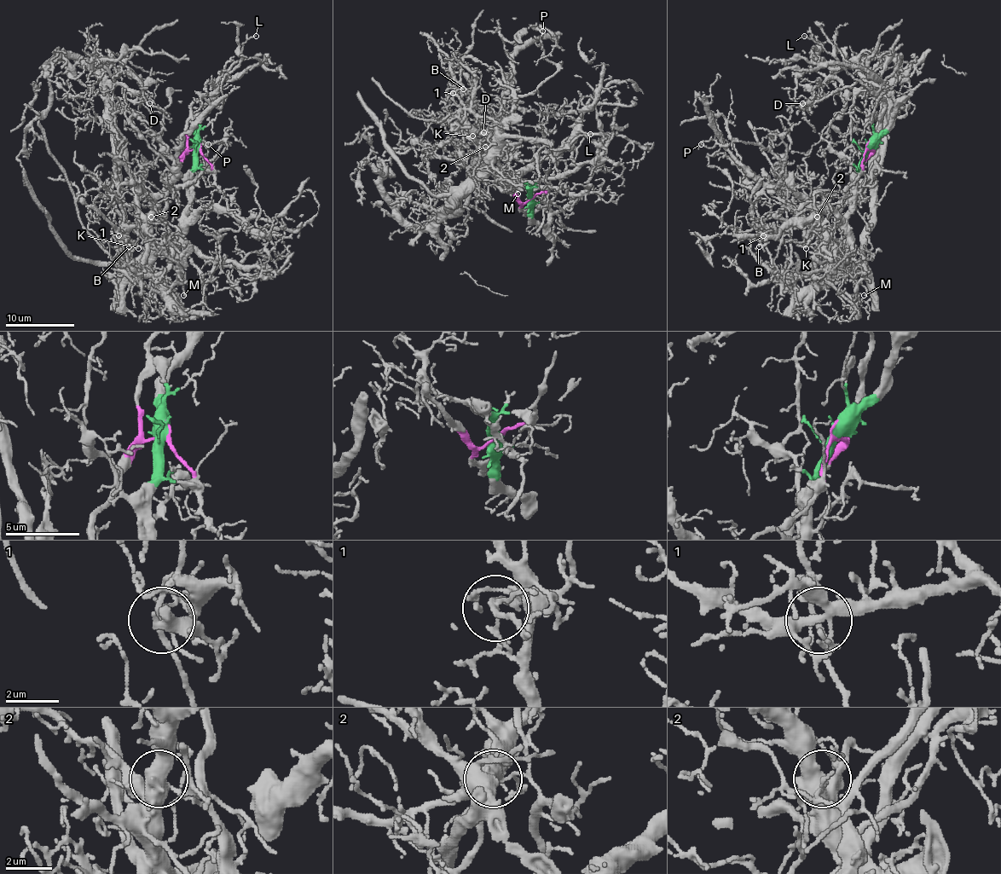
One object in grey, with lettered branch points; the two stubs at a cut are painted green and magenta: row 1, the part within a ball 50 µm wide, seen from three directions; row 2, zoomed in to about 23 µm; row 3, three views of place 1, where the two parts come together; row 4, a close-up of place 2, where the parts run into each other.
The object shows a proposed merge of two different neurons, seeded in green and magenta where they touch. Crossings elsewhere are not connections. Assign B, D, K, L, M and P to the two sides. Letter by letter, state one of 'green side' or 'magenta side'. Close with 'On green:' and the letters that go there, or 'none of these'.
B: green side
D: green side
K: green side
L: magenta side
M: green side
P: green side
On green: B, D, K, M, P

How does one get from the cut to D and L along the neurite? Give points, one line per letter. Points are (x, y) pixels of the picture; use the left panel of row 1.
D: (199, 148), (184, 224), (124, 262), (113, 89), (141, 92), (139, 78), (137, 102), (149, 104)
L: (199, 148), (188, 145), (188, 118), (194, 102), (208, 97), (222, 83), (239, 63), (242, 43), (256, 35)

